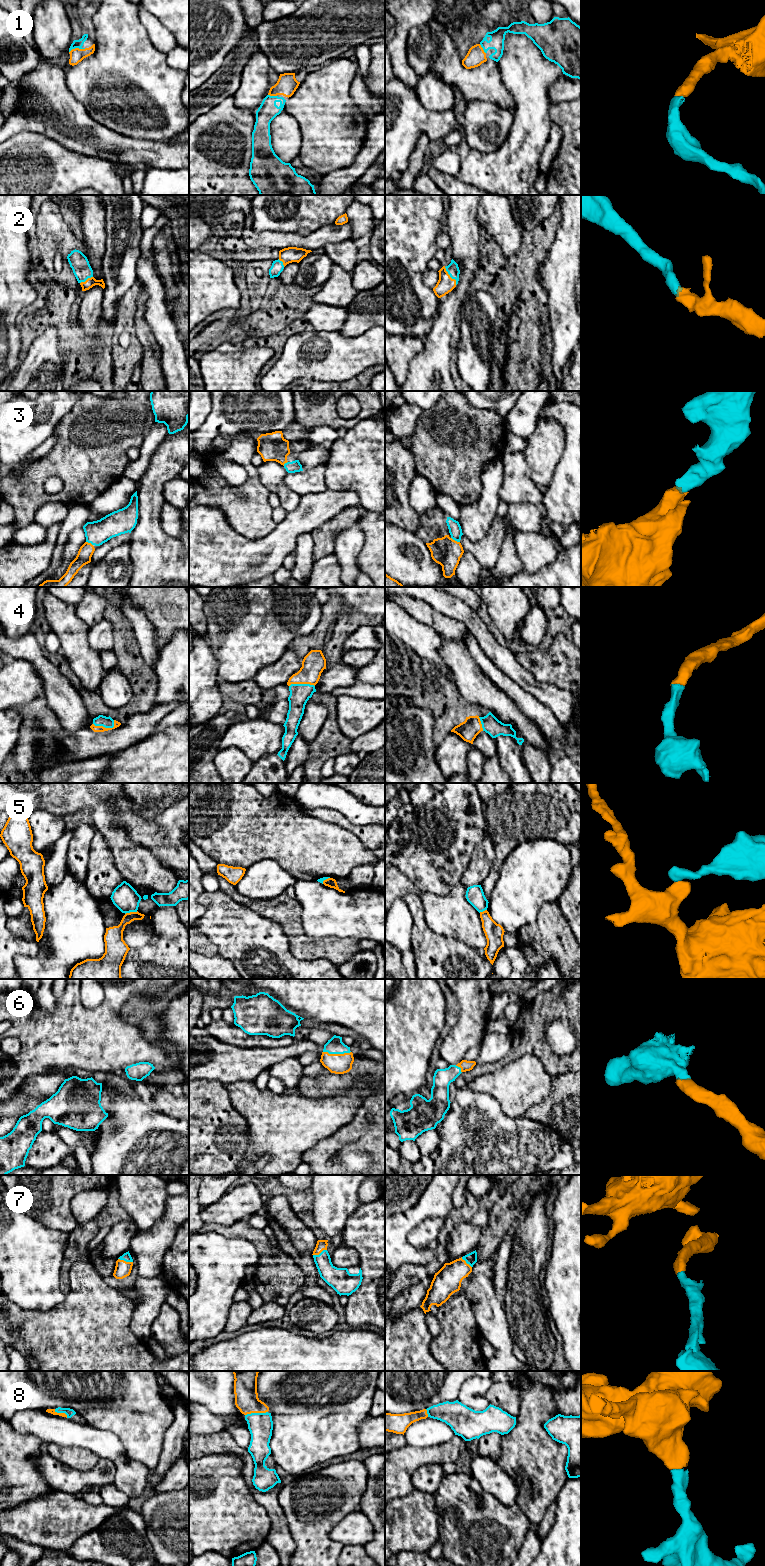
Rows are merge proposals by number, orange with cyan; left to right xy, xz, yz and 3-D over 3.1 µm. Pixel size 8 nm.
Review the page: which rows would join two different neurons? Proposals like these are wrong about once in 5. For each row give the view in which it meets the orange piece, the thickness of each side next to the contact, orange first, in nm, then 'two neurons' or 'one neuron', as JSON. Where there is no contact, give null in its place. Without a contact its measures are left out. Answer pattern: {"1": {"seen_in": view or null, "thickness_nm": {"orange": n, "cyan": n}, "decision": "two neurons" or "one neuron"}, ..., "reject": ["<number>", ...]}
{"1": {"seen_in": "xy", "thickness_nm": {"orange": 110, "cyan": 70}, "decision": "one neuron"}, "2": {"seen_in": "yz", "thickness_nm": {"orange": 140, "cyan": 100}, "decision": "one neuron"}, "3": {"seen_in": "yz", "thickness_nm": {"orange": 220, "cyan": 100}, "decision": "one neuron"}, "4": {"seen_in": "xy", "thickness_nm": {"orange": 50, "cyan": 90}, "decision": "one neuron"}, "5": {"seen_in": "xy", "thickness_nm": {"orange": 150, "cyan": 200}, "decision": "two neurons"}, "6": {"seen_in": "xz", "thickness_nm": {"orange": 160, "cyan": 130}, "decision": "one neuron"}, "7": {"seen_in": "xy", "thickness_nm": {"orange": 130, "cyan": 70}, "decision": "one neuron"}, "8": {"seen_in": "xz", "thickness_nm": {"orange": 190, "cyan": 200}, "decision": "one neuron"}, "reject": ["5"]}

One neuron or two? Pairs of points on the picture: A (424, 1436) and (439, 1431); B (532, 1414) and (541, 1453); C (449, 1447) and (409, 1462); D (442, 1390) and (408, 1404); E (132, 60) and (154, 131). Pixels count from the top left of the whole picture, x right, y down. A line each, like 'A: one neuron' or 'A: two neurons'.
A: one neuron
B: one neuron
C: one neuron
D: one neuron
E: one neuron

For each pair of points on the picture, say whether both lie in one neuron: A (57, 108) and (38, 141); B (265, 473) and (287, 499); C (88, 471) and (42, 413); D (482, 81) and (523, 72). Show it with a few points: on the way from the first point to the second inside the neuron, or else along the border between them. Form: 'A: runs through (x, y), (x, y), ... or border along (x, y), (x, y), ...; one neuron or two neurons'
A: border along (19, 132), (41, 133), (63, 145); two neurons
B: runs through (271, 479), (283, 493); one neuron
C: border along (70, 411), (62, 418), (52, 434); two neurons
D: border along (497, 62), (501, 80), (512, 98); two neurons

